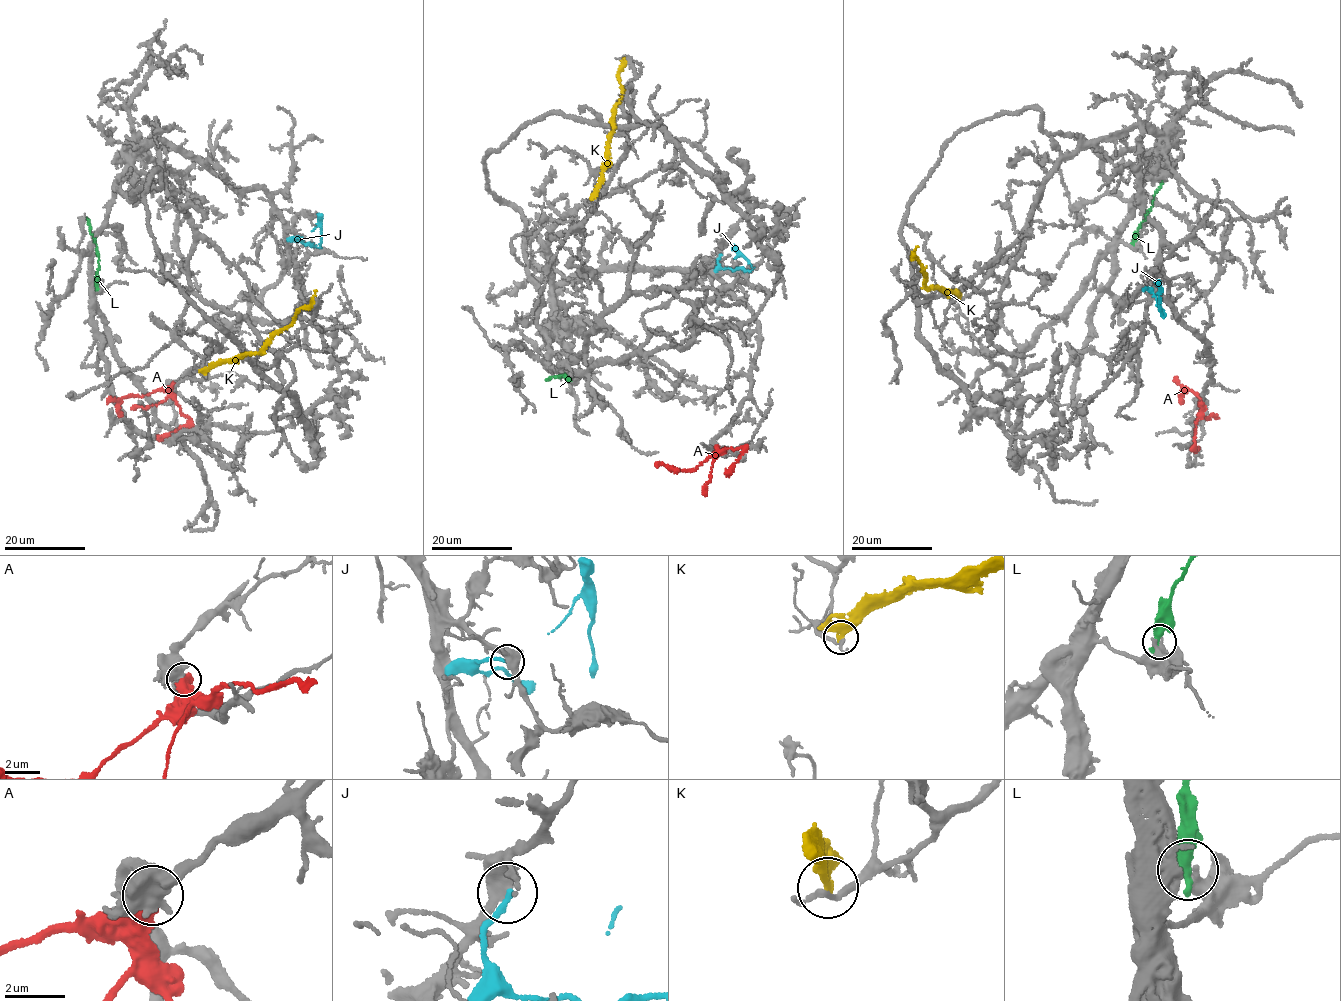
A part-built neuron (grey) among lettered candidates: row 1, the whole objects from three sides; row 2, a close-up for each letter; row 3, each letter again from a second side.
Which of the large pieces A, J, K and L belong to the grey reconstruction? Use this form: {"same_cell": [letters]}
{"same_cell": []}

